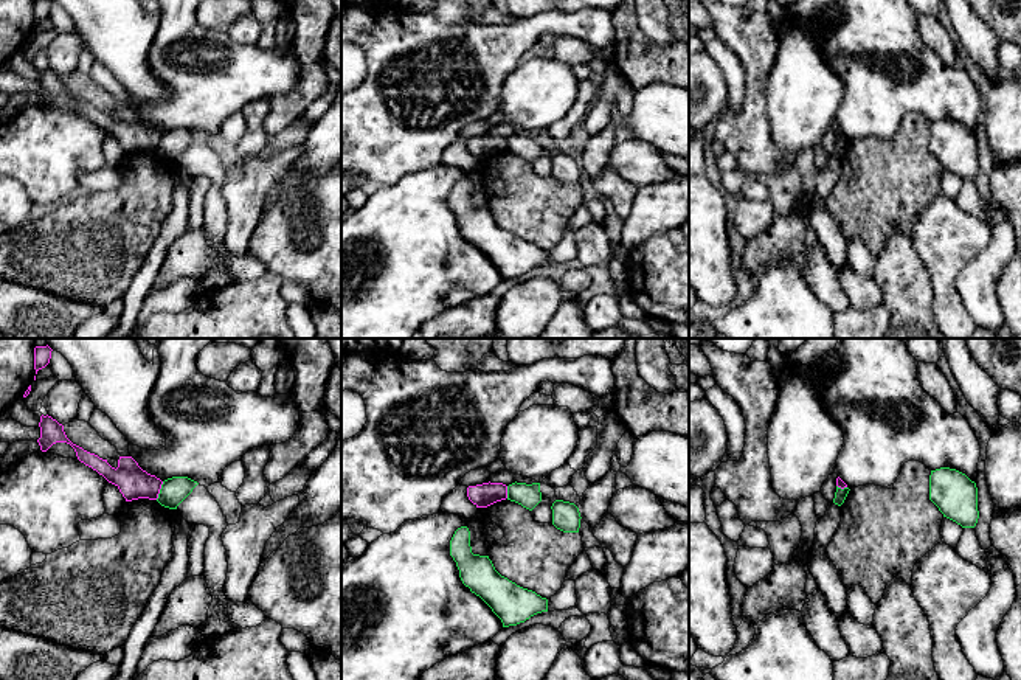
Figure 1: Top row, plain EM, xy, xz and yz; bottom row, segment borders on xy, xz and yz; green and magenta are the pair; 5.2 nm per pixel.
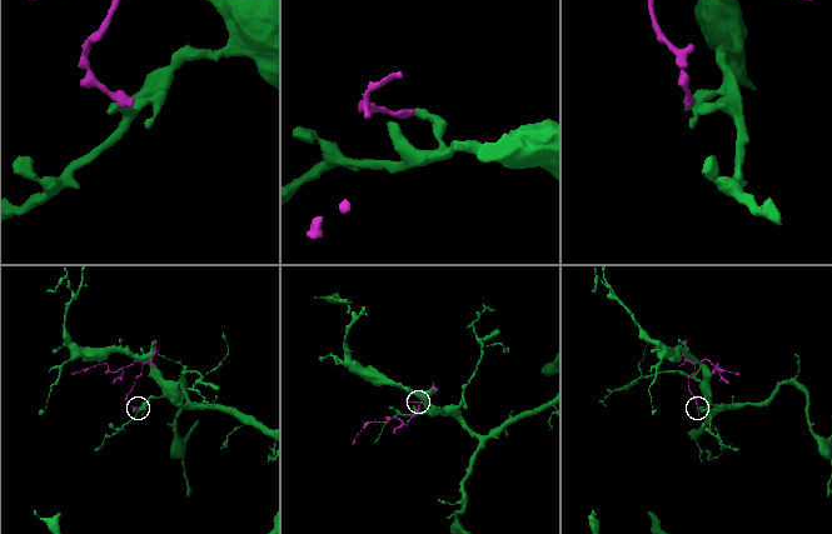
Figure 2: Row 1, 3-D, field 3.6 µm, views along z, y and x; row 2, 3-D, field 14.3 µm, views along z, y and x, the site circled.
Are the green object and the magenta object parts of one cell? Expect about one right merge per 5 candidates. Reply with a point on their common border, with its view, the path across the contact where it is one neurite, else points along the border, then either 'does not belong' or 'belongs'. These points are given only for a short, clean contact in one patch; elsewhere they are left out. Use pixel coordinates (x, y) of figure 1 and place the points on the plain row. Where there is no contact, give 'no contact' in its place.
xy (160, 143) | along xy (163, 134), (155, 151) | does not belong

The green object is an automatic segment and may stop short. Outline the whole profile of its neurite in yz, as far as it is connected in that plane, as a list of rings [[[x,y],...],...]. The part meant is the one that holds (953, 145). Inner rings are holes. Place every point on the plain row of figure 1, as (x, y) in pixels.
[[[940,120],[929,127],[929,152],[943,169],[962,180],[974,180],[979,171],[978,140],[965,126]]]

